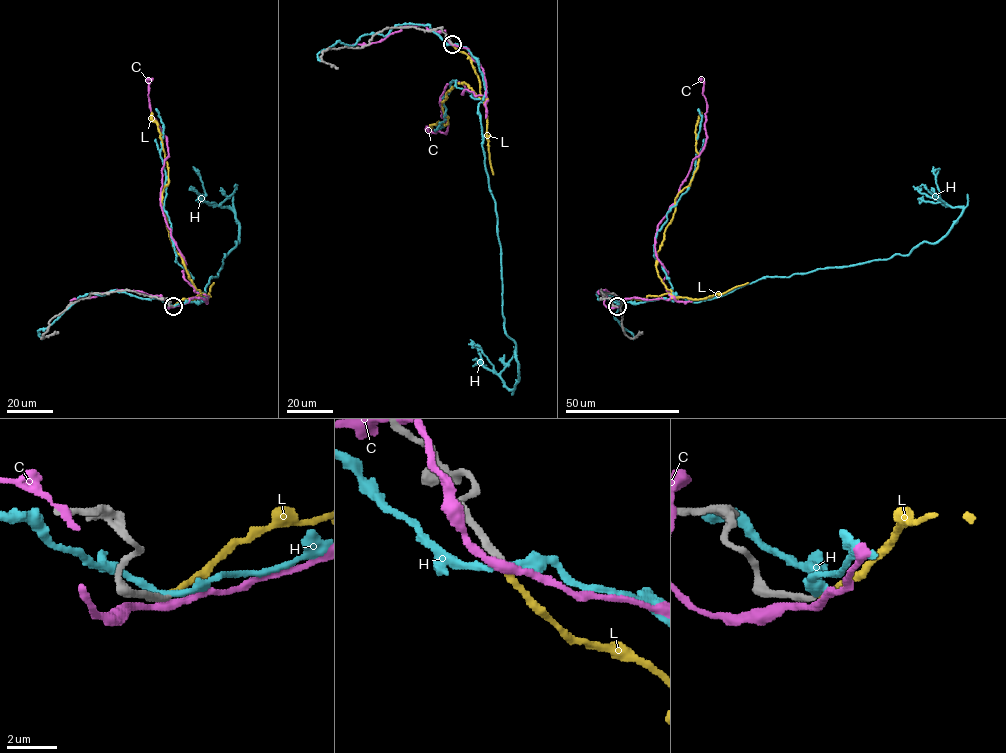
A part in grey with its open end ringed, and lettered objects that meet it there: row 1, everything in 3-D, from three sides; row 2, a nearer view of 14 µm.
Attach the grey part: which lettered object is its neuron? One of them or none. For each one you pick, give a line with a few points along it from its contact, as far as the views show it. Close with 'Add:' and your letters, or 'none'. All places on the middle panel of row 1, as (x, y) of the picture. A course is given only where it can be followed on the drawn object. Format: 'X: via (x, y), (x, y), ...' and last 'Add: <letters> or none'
L: via (452, 44), (470, 59), (483, 98), (465, 83), (456, 83), (441, 101), (448, 123), (439, 121), (431, 128)
Add: L

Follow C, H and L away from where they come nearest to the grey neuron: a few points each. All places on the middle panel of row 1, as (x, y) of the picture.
C: (452, 44), (483, 70), (486, 96), (451, 81), (440, 101), (446, 133), (432, 128)
H: (452, 44), (477, 60), (485, 89), (482, 148), (518, 380), (509, 389), (482, 363), (472, 366)
L: (452, 44), (470, 59), (483, 98), (465, 83), (456, 83), (441, 101), (448, 123), (439, 121), (431, 128)

